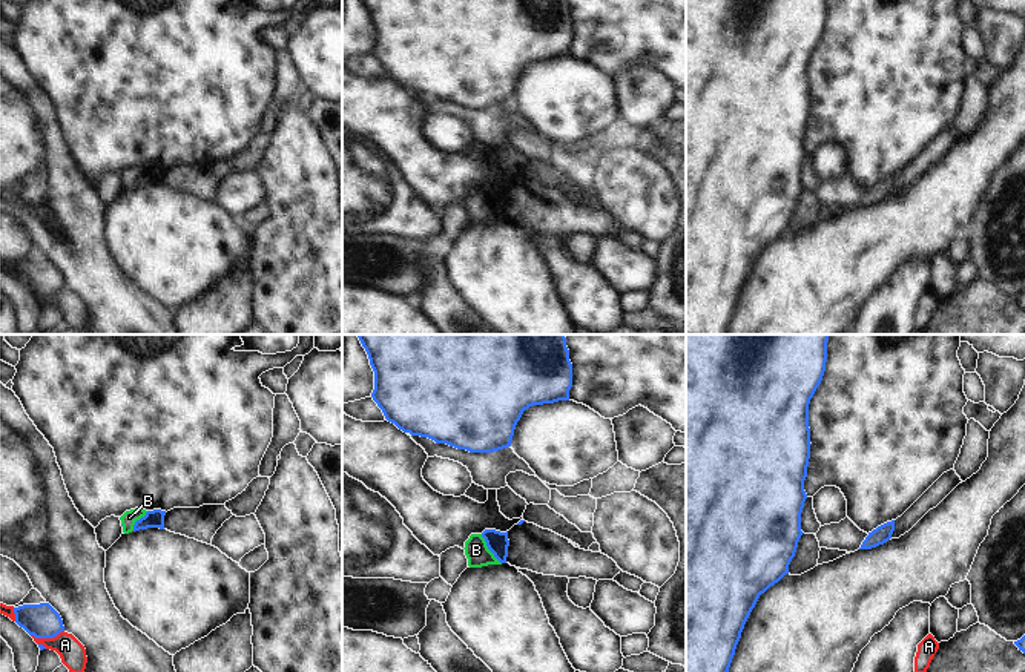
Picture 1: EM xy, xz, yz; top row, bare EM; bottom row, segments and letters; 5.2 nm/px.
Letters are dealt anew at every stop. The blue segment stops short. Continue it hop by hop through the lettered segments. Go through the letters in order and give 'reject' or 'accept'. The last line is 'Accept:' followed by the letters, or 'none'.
A: reject
B: accept
Accept: B

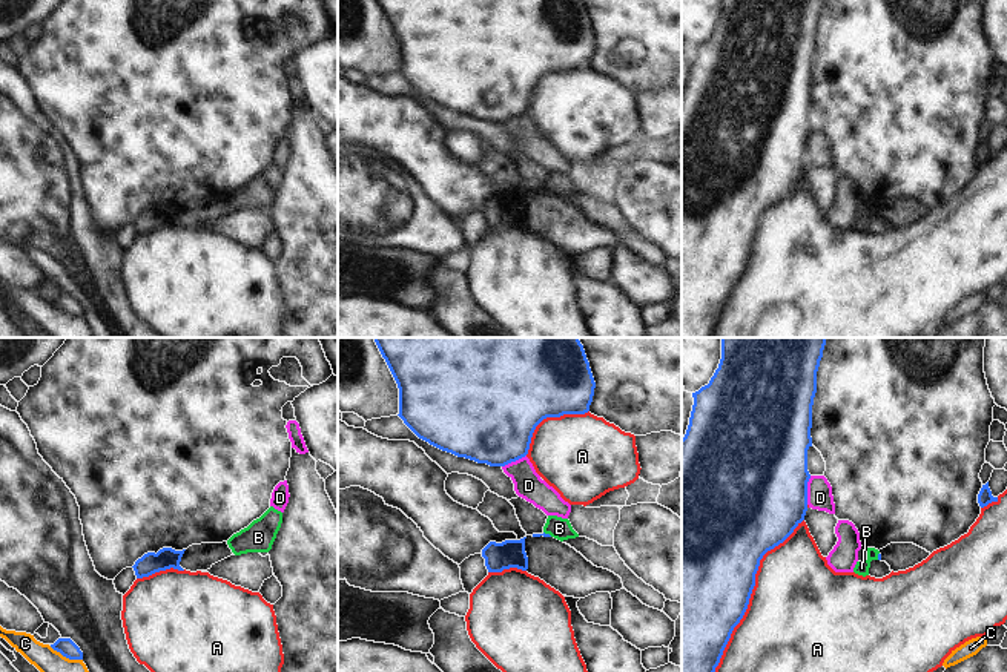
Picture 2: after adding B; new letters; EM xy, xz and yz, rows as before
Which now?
A: reject
B: reject
C: reject
D: reject
Accept: none

